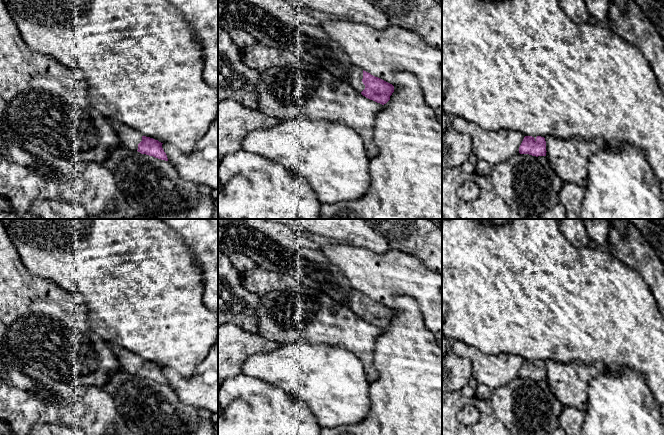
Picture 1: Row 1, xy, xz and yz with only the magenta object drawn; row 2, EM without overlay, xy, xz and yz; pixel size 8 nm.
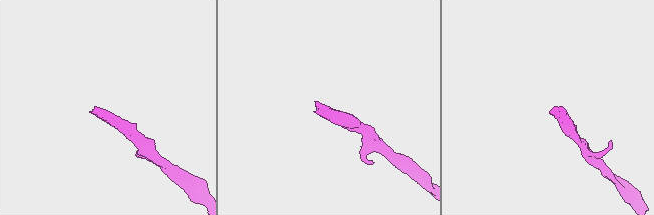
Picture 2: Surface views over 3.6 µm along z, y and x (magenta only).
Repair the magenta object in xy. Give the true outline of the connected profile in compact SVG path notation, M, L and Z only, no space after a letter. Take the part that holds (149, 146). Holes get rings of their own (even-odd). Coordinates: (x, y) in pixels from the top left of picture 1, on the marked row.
M108 119L108 121L116 131L122 146L138 151L141 154L168 161L167 155L162 148L163 143L153 138L143 136L137 130L118 121L112 119Z

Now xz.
M353 67L346 80L357 92L382 105L390 100L394 86L358 67Z

